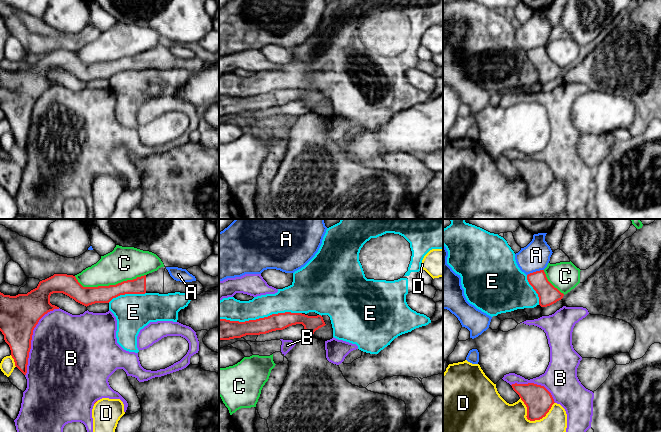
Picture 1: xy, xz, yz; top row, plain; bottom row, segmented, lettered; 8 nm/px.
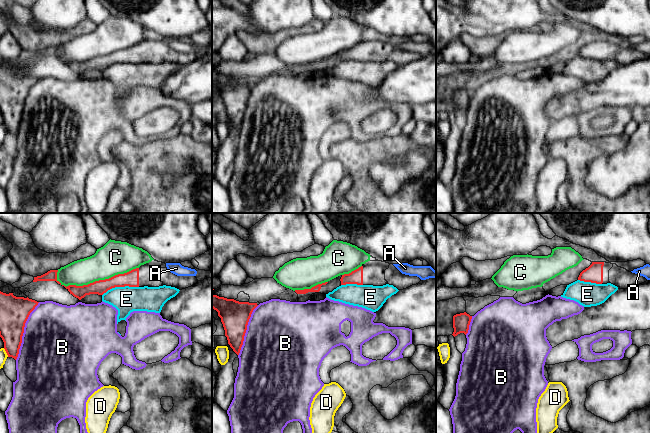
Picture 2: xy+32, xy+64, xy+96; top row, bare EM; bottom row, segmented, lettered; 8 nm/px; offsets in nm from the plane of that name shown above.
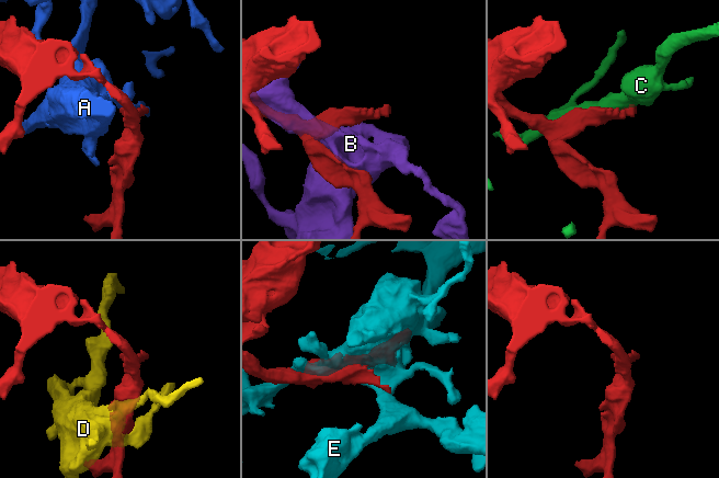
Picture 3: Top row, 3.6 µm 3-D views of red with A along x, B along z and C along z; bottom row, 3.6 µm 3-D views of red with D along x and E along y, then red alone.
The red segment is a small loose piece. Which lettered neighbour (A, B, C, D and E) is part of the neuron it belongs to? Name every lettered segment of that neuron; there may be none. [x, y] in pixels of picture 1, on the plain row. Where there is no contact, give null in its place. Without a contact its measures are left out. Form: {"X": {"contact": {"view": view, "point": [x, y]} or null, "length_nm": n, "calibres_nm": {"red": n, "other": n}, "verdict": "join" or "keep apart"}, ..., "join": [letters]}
{"A": {"contact": {"view": "yz", "point": [536, 47]}, "length_nm": 140, "calibres_nm": {"red": 160, "other": 220}, "verdict": "keep apart"}, "B": {"contact": {"view": "xy", "point": [31, 114]}, "length_nm": 600, "calibres_nm": {"red": 320, "other": 500}, "verdict": "keep apart"}, "C": {"contact": {"view": "xy", "point": [109, 61]}, "length_nm": 600, "calibres_nm": {"red": 150, "other": 280}, "verdict": "keep apart"}, "D": {"contact": {"view": "yz", "point": [532, 196]}, "length_nm": 280, "calibres_nm": {"red": 220, "other": 280}, "verdict": "keep apart"}, "E": {"contact": {"view": "xz", "point": [260, 94]}, "length_nm": 650, "calibres_nm": {"red": 140, "other": 190}, "verdict": "keep apart"}, "join": []}

